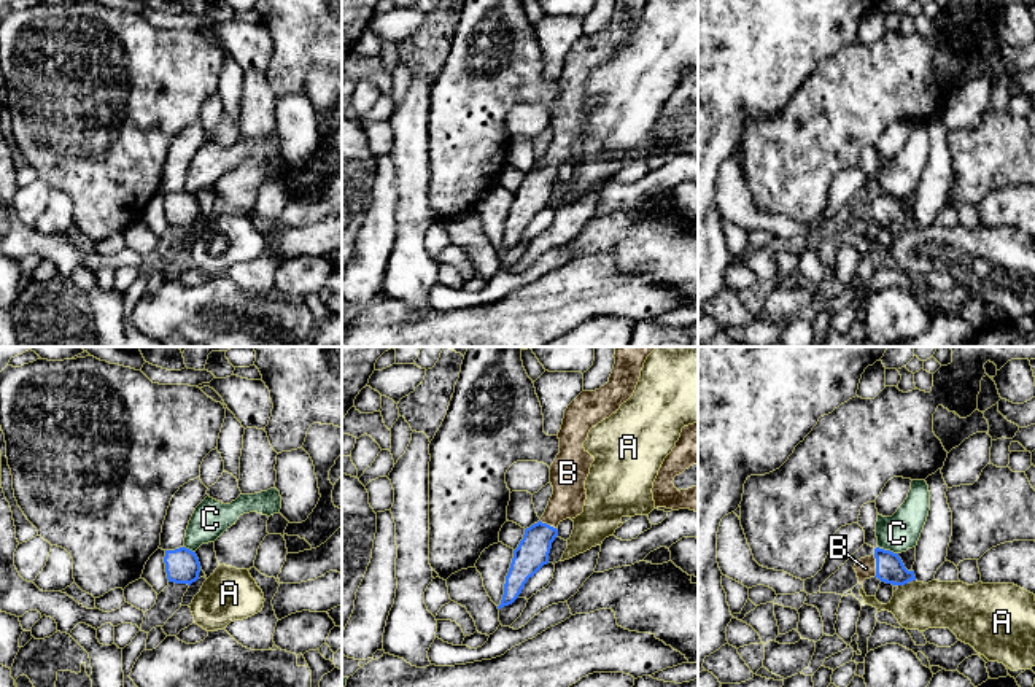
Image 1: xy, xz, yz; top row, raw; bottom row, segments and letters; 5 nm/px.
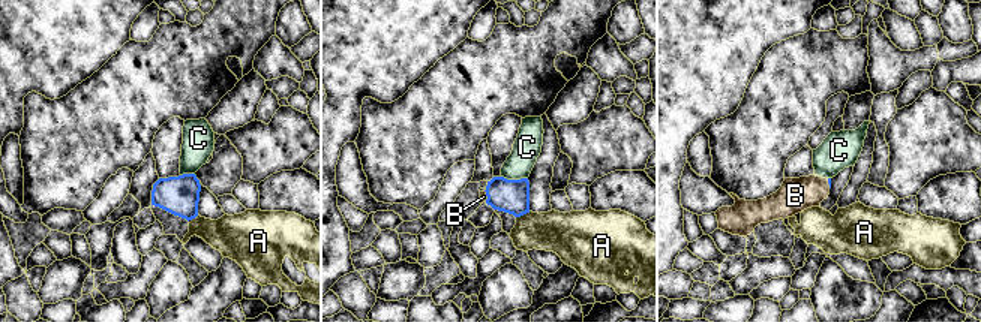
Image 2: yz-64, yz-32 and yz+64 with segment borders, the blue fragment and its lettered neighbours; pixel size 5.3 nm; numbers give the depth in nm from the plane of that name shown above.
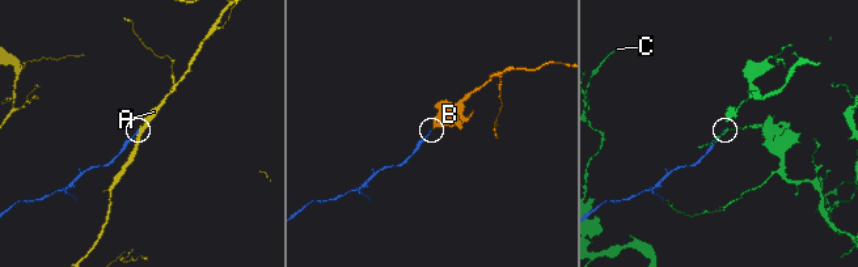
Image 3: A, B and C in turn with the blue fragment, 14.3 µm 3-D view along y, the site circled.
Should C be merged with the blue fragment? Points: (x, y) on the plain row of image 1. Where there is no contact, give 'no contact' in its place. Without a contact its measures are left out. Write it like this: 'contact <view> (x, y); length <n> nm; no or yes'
contact yz (887, 194); length 110 nm; no

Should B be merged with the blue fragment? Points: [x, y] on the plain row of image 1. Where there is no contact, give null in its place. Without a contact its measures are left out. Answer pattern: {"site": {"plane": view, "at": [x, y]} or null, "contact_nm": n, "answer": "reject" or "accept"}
{"site": {"plane": "yz", "at": [876, 210]}, "contact_nm": 110, "answer": "accept"}

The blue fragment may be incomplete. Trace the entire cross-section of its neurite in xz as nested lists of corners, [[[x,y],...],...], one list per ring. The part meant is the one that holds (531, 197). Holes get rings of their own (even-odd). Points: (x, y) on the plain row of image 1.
[[[614,0],[609,25],[595,35],[582,35],[564,54],[558,76],[560,97],[550,110],[553,138],[541,164],[525,173],[514,194],[506,219],[504,239],[498,253],[512,248],[525,227],[549,207],[558,169],[583,156],[585,124],[595,102],[583,92],[591,72],[615,57],[626,46],[639,25],[647,0]]]

